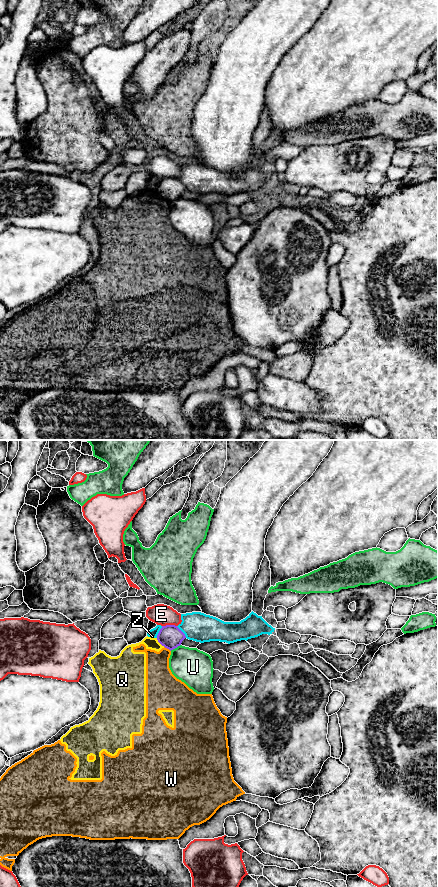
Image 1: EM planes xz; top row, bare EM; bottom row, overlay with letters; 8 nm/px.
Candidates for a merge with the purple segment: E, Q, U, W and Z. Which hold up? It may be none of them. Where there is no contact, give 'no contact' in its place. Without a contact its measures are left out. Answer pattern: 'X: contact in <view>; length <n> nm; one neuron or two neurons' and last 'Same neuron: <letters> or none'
E: contact in xz; length 120 nm; two neurons
Q: contact in xz; length 100 nm; two neurons
U: contact in xz; length 100 nm; two neurons
W: contact in xz; length 70 nm; two neurons
Z: contact in xz; length 110 nm; two neurons
Same neuron: none

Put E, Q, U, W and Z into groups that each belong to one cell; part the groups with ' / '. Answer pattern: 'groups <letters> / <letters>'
groups E / Q W / U / Z

